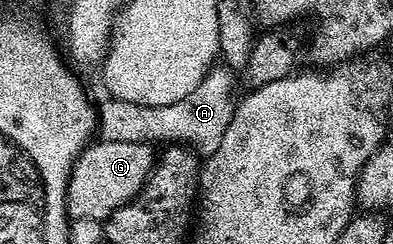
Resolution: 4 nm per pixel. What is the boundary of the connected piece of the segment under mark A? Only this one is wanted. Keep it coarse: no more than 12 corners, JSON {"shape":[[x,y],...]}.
{"shape":[[212,66],[184,99],[100,103],[100,140],[213,143],[232,121],[234,72]]}

